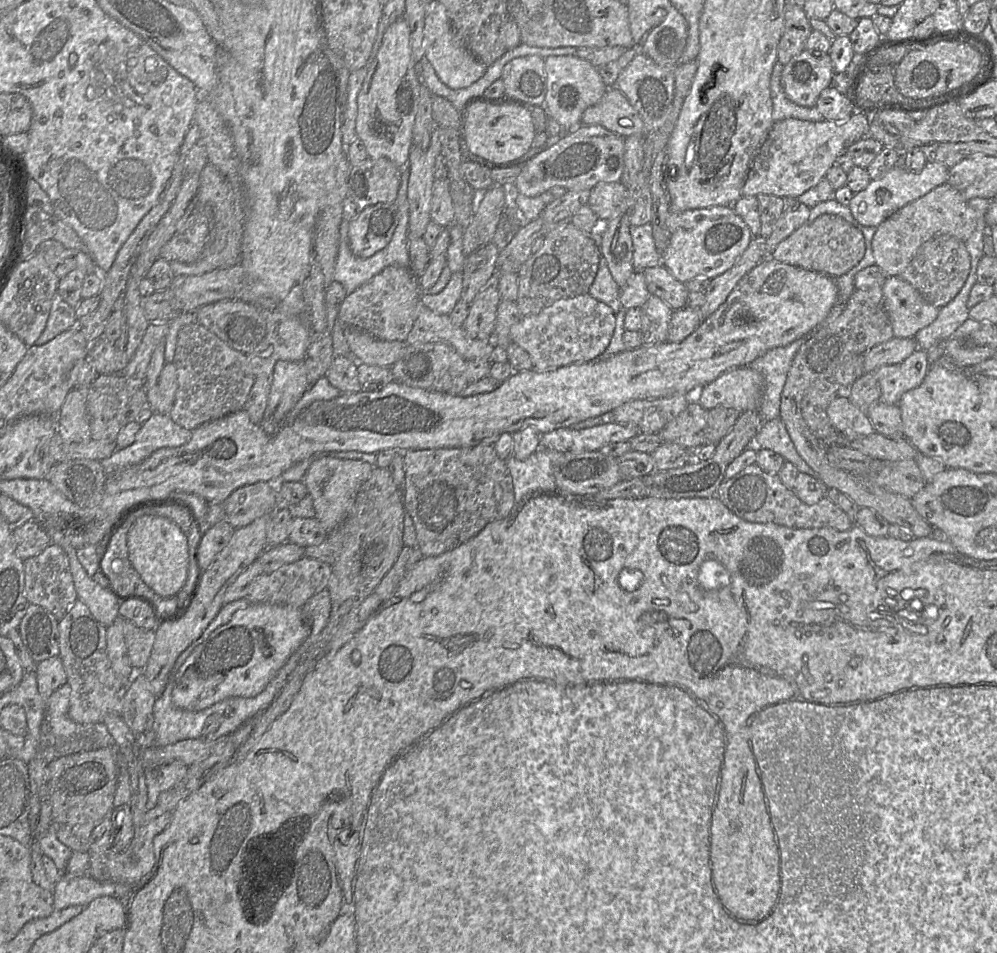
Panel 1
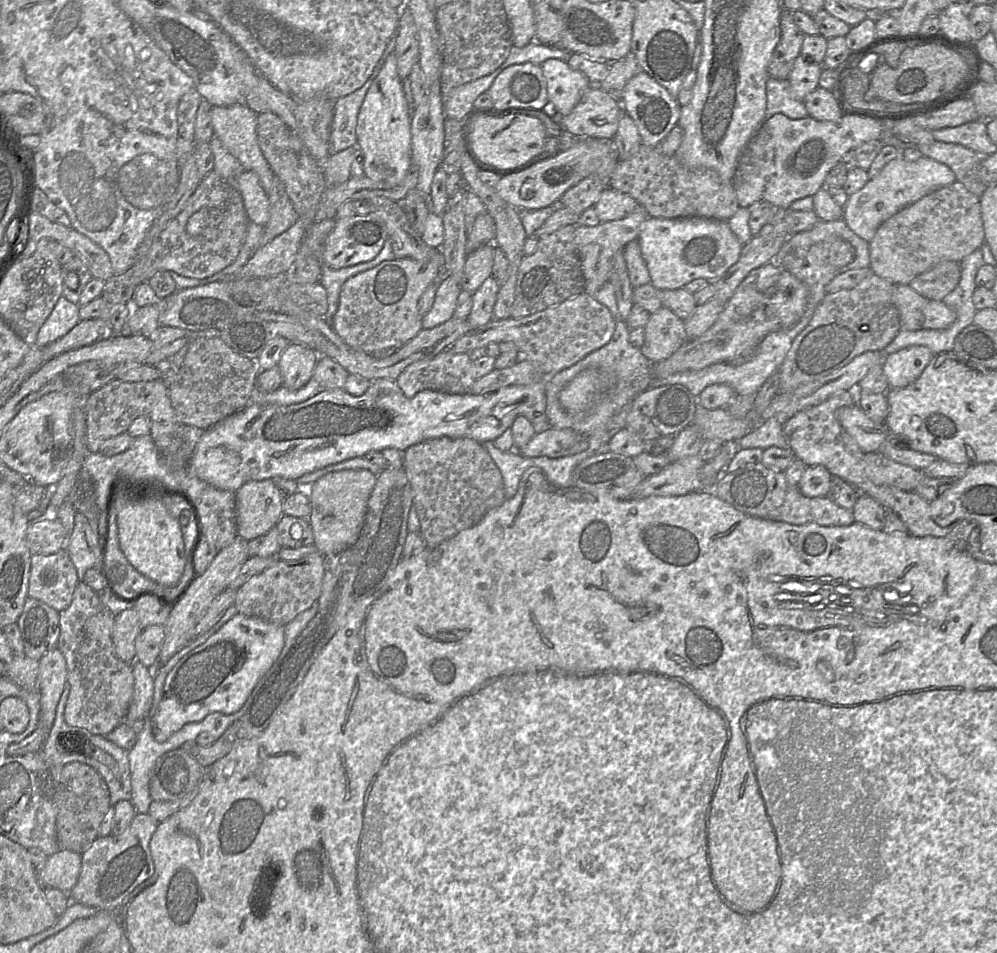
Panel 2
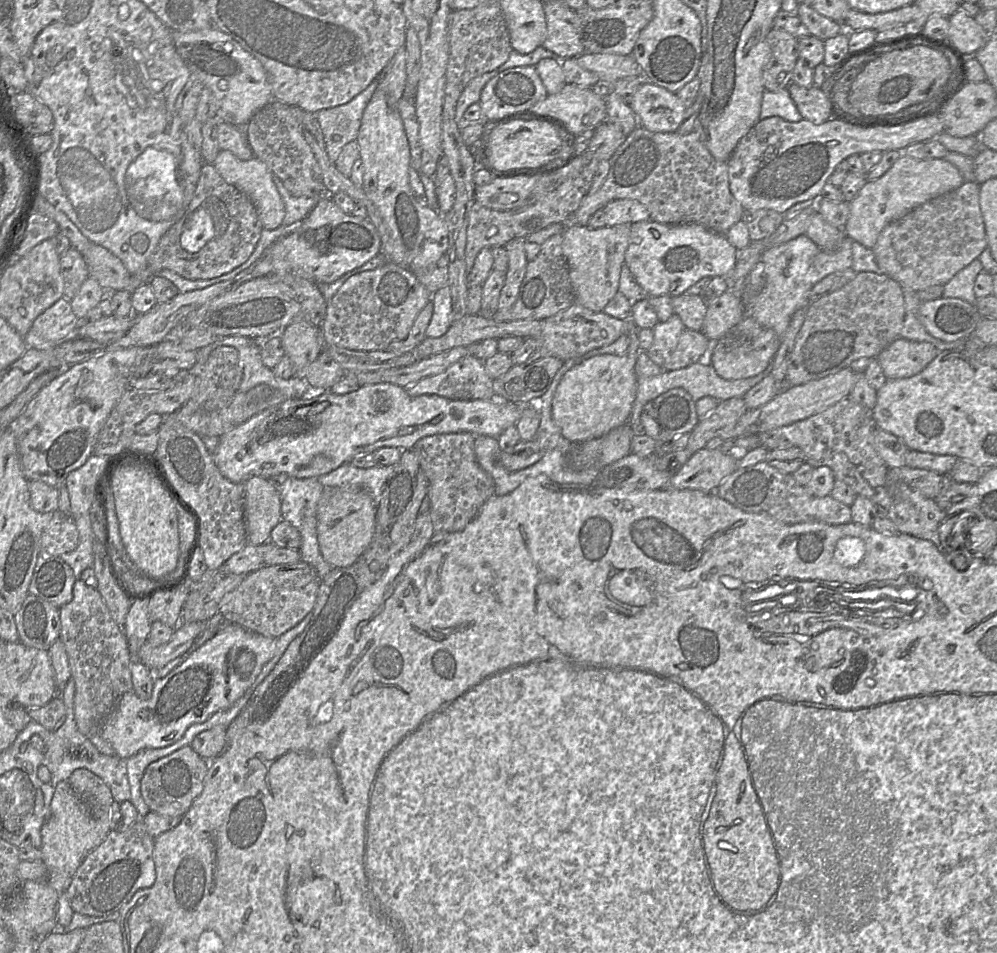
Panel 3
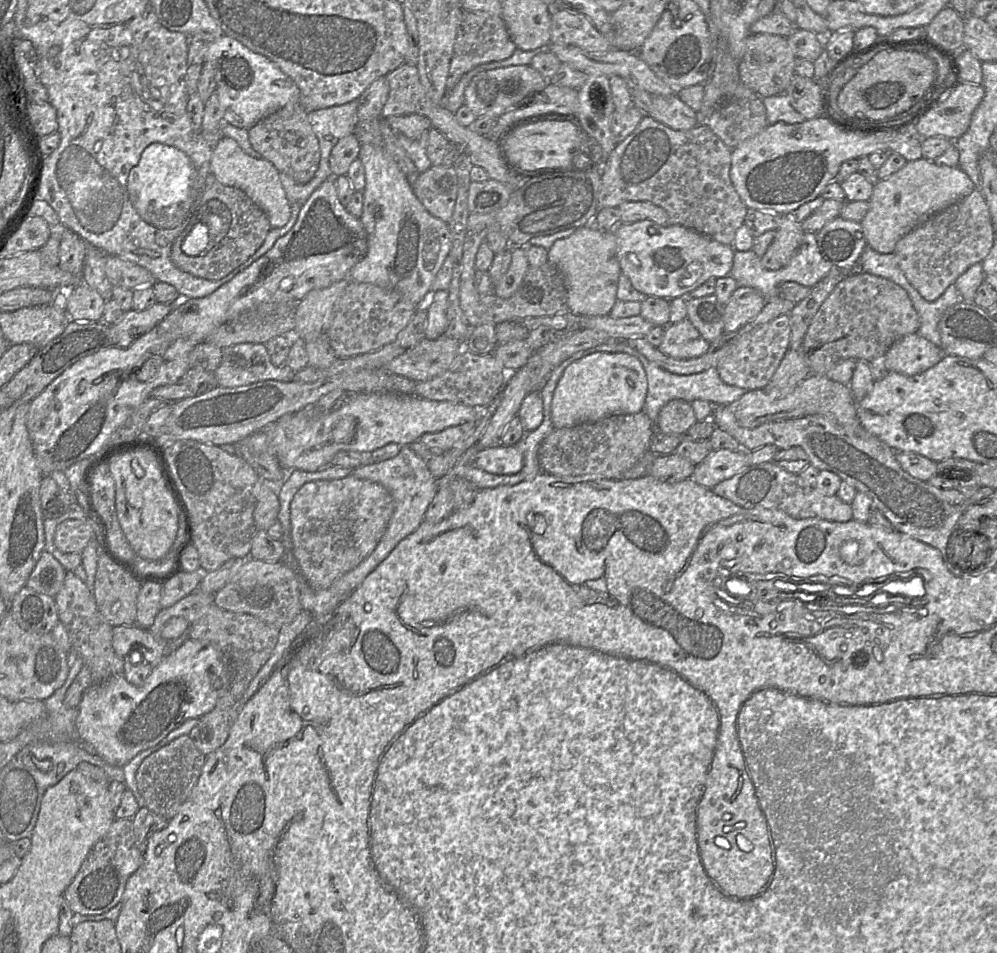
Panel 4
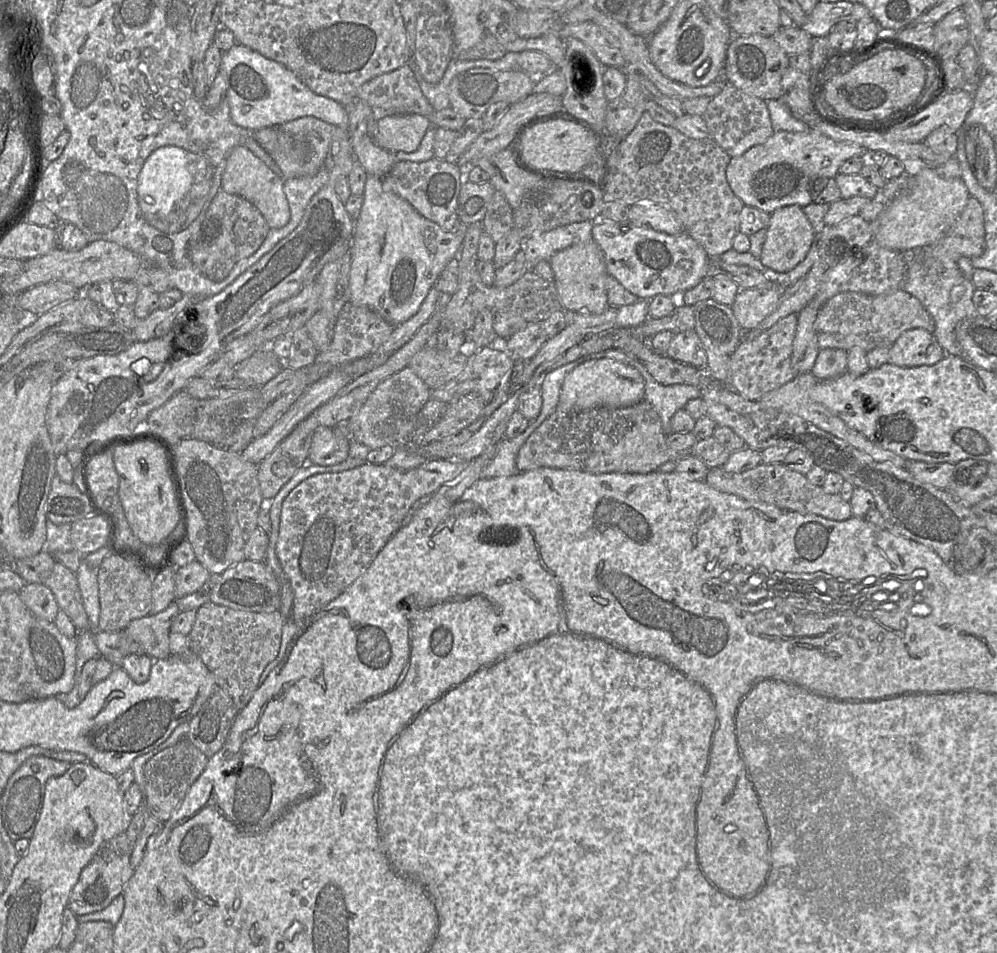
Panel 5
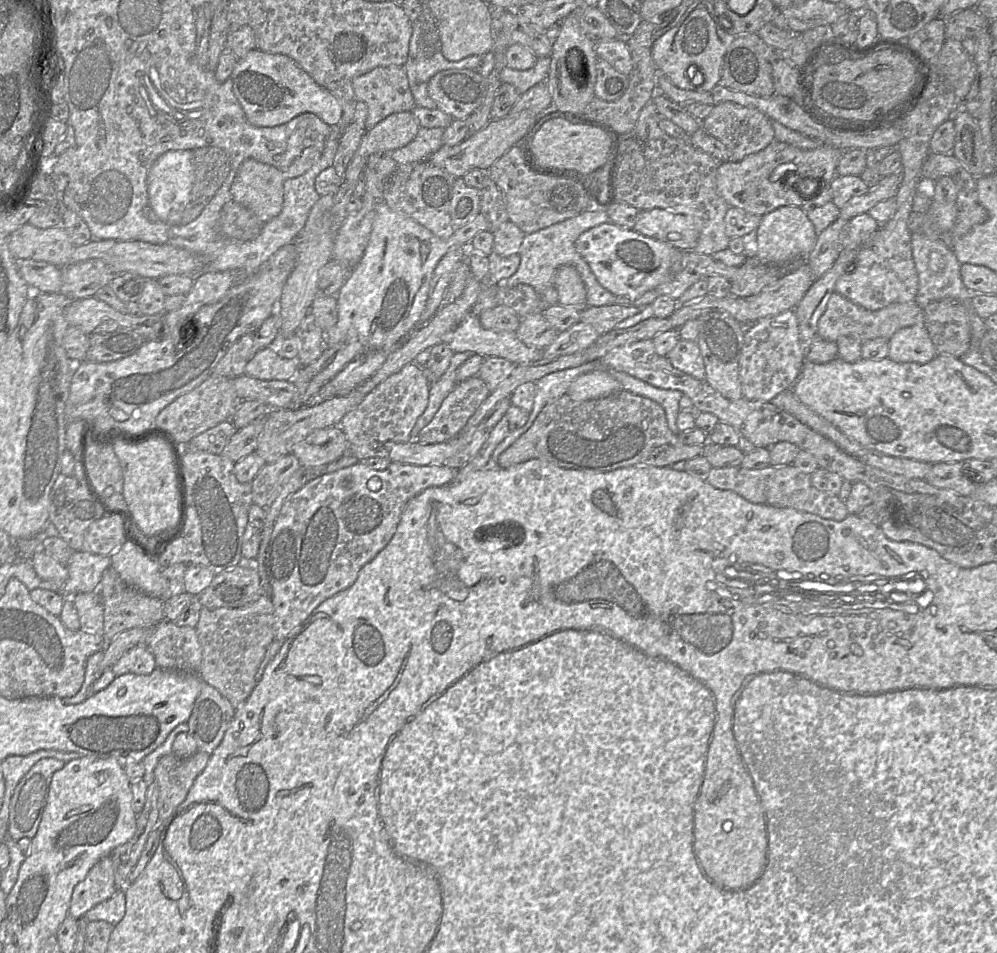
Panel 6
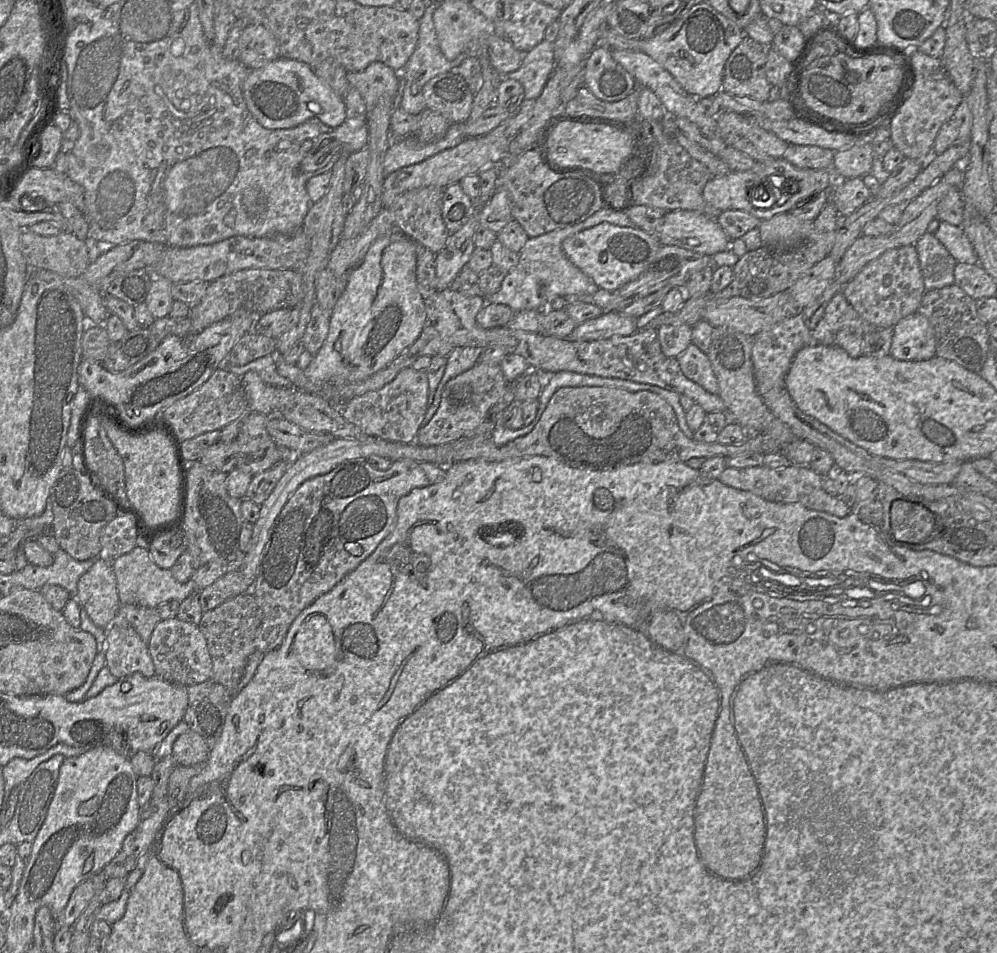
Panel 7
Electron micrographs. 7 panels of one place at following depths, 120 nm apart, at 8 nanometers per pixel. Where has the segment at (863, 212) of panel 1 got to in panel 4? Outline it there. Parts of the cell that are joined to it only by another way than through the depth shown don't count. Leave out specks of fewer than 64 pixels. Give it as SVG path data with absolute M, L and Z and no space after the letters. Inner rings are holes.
M925 158L906 161L900 170L873 186L869 210L860 222L867 247L880 254L893 253L896 243L907 233L974 189L969 176L959 167L937 165Z

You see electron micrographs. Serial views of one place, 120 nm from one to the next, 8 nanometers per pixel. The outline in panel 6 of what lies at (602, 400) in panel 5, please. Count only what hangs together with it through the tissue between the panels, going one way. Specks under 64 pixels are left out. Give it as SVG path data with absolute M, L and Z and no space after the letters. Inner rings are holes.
M606 372L580 375L569 386L567 395L574 401L607 397L621 389L620 383Z

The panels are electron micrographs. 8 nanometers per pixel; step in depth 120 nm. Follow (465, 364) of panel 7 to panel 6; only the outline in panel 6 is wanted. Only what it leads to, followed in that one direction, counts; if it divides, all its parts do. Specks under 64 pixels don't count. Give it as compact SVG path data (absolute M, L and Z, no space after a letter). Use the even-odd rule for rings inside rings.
M473 352L454 353L444 374L437 381L430 383L427 407L414 425L410 441L417 441L419 432L432 420L443 400L458 383L456 378L458 367L473 354Z

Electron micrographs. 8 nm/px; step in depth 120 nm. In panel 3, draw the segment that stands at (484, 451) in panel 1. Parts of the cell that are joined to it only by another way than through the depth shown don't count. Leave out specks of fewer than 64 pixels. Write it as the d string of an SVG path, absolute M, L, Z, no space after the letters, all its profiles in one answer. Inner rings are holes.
M470 432L435 434L418 440L411 448L418 457L419 466L429 482L429 513L434 527L434 535L463 530L479 513L482 506L495 495L492 477L478 464L474 452L475 435Z

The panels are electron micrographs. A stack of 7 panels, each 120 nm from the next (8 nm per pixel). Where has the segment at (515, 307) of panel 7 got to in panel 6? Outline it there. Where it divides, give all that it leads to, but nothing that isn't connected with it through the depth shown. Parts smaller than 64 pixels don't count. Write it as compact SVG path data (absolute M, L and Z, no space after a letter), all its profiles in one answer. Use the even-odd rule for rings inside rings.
M591 201L589 209L583 213L536 232L526 234L520 246L519 255L521 261L517 271L511 277L498 282L497 285L513 287L518 284L527 284L532 286L542 297L543 291L553 285L553 278L557 269L563 265L570 265L578 271L585 285L586 304L589 307L614 304L617 297L600 285L587 262L575 248L575 241L583 232L602 223L609 222L611 221L606 211L594 206Z

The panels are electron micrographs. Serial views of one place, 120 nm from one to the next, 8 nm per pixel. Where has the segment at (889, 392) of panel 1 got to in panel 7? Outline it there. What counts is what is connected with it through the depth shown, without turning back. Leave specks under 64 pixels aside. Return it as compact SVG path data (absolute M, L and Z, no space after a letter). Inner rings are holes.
M915 312L892 328L889 354L904 361L928 360L936 355L934 330L928 319Z

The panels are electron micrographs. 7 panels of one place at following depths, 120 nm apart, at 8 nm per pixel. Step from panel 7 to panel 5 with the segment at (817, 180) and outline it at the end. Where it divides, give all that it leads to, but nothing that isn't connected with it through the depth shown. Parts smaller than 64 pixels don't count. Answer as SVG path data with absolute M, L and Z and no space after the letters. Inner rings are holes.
M816 130L777 131L764 143L731 158L726 168L726 179L744 205L771 214L785 206L798 205L803 208L811 204L813 185L817 179L834 179L844 161L865 154L866 151L857 144L835 141Z

